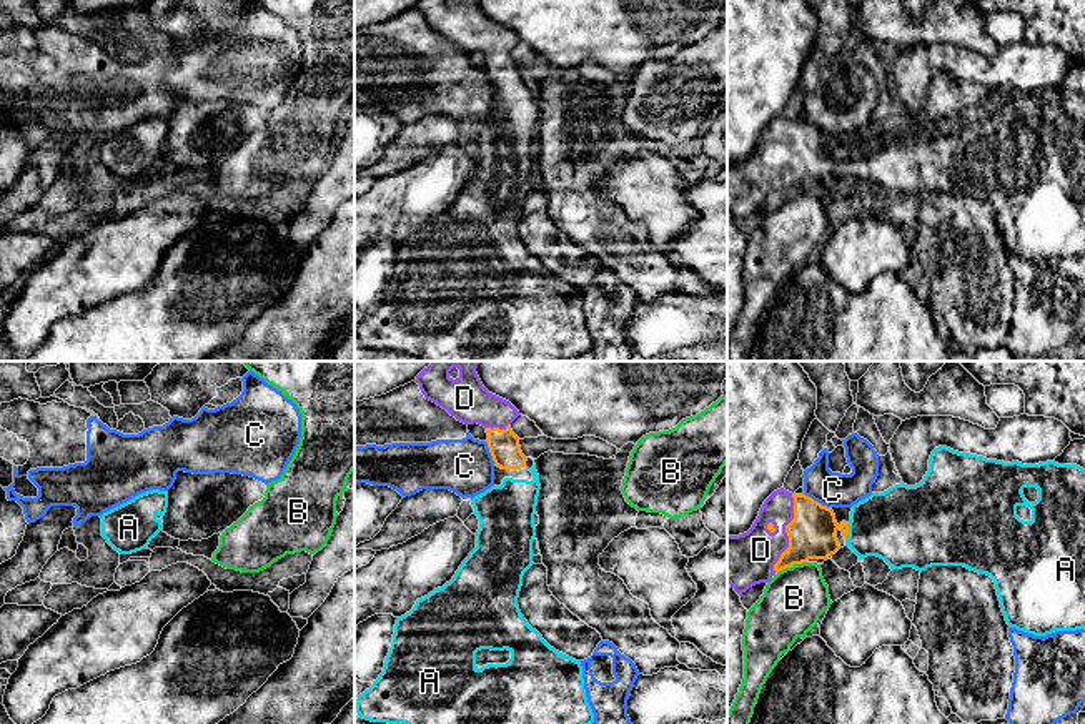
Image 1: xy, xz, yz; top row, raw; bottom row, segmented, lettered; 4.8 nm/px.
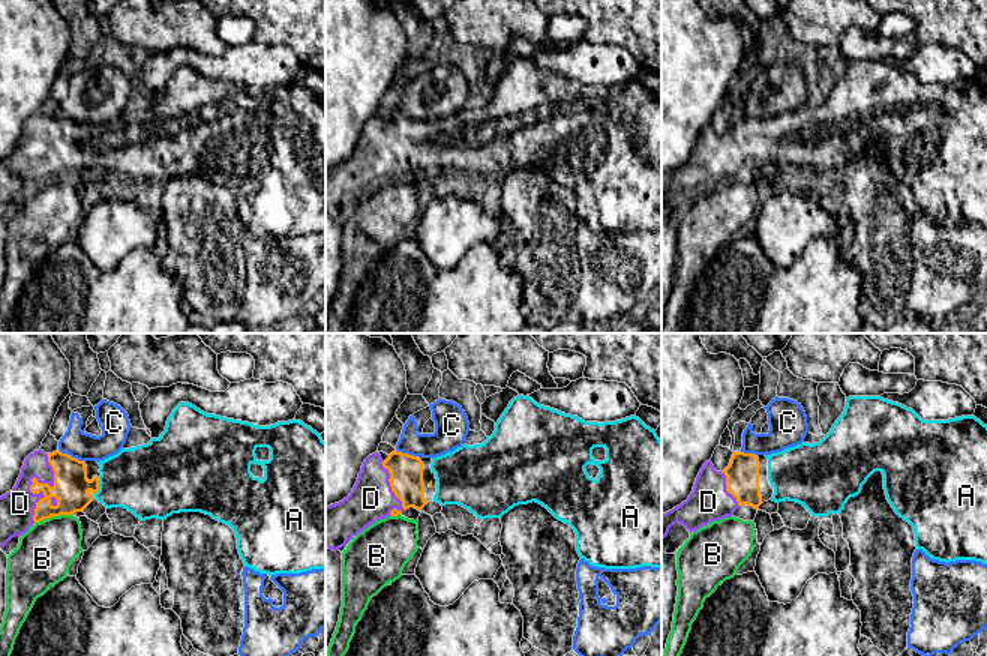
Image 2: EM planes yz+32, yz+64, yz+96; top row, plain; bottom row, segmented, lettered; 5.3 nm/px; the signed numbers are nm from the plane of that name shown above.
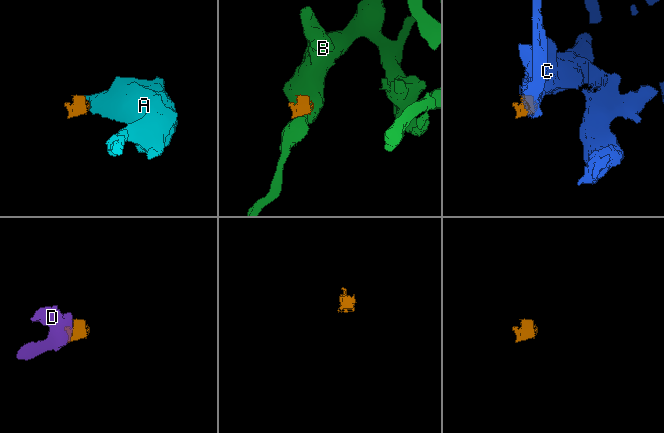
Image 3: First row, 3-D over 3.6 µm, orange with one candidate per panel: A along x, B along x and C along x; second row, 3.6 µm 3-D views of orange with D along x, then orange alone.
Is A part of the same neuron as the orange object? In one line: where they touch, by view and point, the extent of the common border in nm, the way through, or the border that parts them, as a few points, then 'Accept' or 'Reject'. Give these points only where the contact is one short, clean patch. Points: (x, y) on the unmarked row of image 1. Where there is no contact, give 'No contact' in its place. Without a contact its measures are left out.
Touches orange at yz (847, 160). Shared border 80 nm. Path across: yz (812, 158), (841, 153), (847, 160), (897, 152). Accept

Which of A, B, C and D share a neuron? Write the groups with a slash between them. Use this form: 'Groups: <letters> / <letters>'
Groups: A D / B / C

